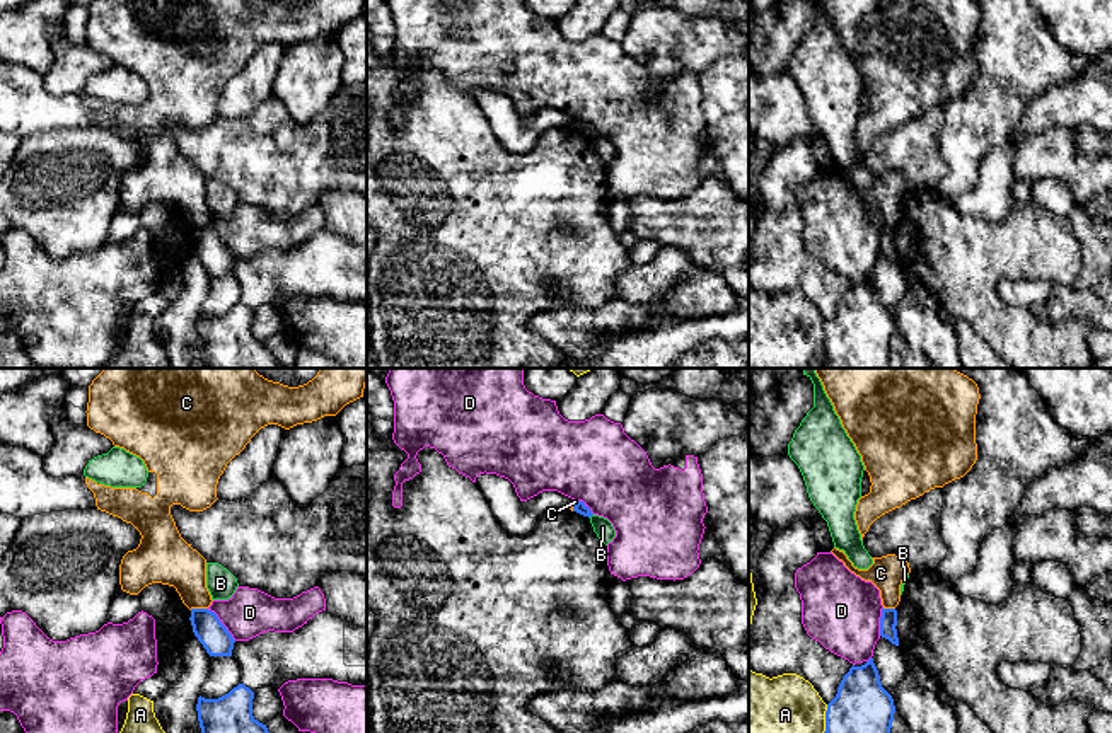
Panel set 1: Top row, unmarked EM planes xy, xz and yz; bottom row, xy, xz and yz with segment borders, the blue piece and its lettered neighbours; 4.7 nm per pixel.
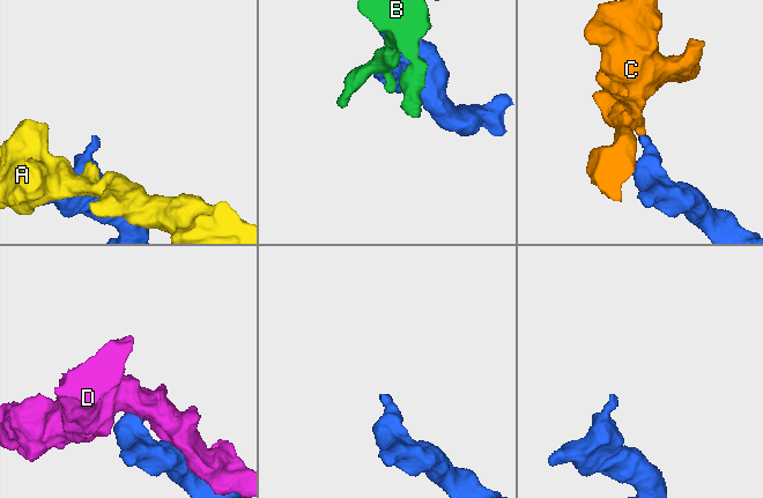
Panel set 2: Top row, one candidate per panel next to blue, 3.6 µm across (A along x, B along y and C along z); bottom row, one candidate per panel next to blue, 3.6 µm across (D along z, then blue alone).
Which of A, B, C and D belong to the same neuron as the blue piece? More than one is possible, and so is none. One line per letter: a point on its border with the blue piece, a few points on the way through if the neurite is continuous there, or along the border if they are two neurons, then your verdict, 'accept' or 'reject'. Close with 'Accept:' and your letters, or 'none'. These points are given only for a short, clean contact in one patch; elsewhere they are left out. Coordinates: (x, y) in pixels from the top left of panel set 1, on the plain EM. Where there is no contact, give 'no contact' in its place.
A: yz (826, 345) | reject
B: xz (590, 133) | along xz (592, 132), (589, 135) | reject
C: xy (198, 227) | reject
D: xy (220, 241) | reject
Accept: none

